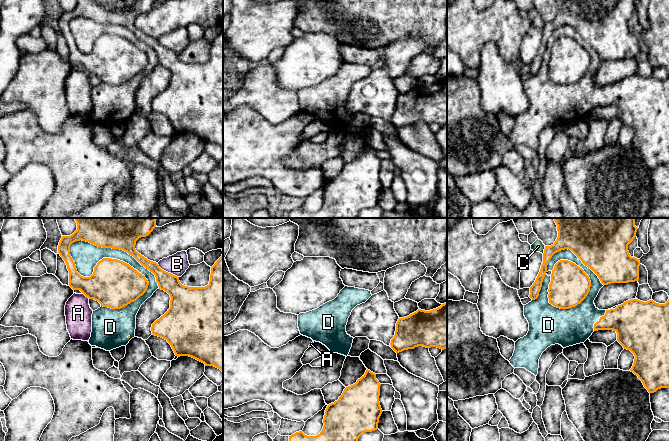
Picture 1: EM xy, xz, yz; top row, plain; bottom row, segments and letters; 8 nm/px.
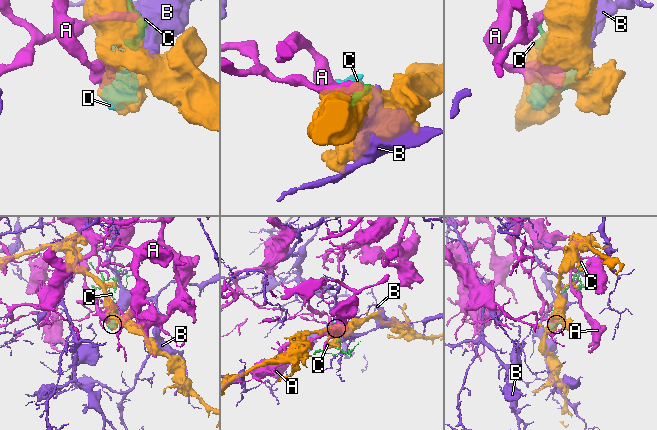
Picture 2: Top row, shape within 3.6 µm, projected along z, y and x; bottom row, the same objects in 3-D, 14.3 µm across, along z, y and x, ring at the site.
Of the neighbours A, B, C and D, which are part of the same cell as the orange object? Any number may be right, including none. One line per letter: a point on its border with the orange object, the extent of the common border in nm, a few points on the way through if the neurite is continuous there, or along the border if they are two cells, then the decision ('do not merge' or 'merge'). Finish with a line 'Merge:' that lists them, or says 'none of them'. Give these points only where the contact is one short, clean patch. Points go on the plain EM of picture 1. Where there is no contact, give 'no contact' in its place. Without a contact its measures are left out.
A: xy (86, 72) | 70 nm | do not merge
B: xy (167, 48) | 220 nm | do not merge
C: yz (544, 26) | 70 nm | do not merge
D: xy (119, 24) | 800 nm | merge
Merge: D

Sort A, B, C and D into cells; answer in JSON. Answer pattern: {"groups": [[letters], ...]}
{"groups": [["A"], ["B"], ["C"], ["D"]]}

